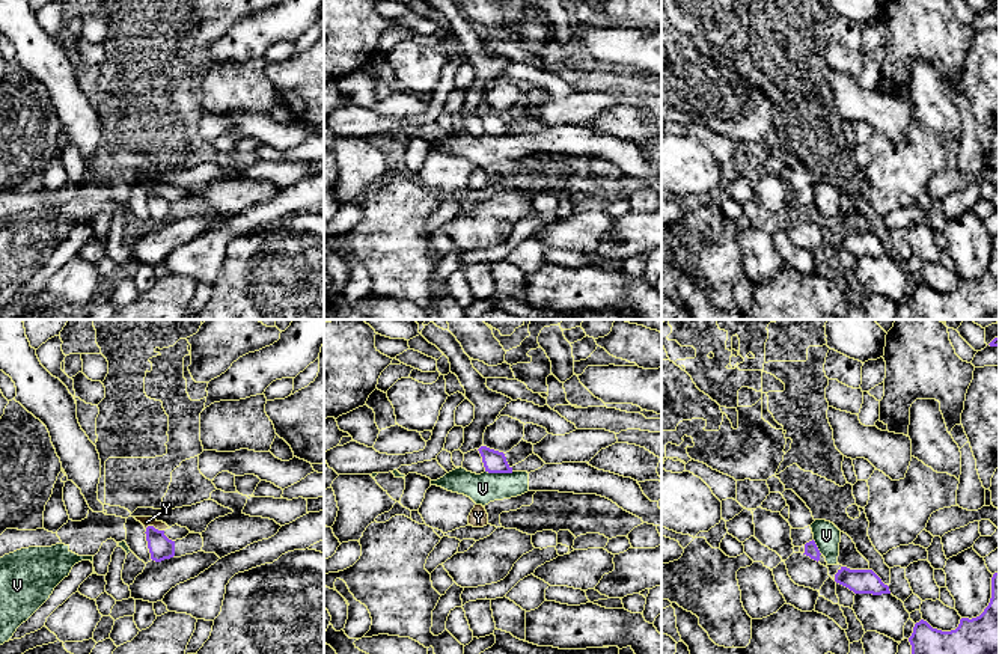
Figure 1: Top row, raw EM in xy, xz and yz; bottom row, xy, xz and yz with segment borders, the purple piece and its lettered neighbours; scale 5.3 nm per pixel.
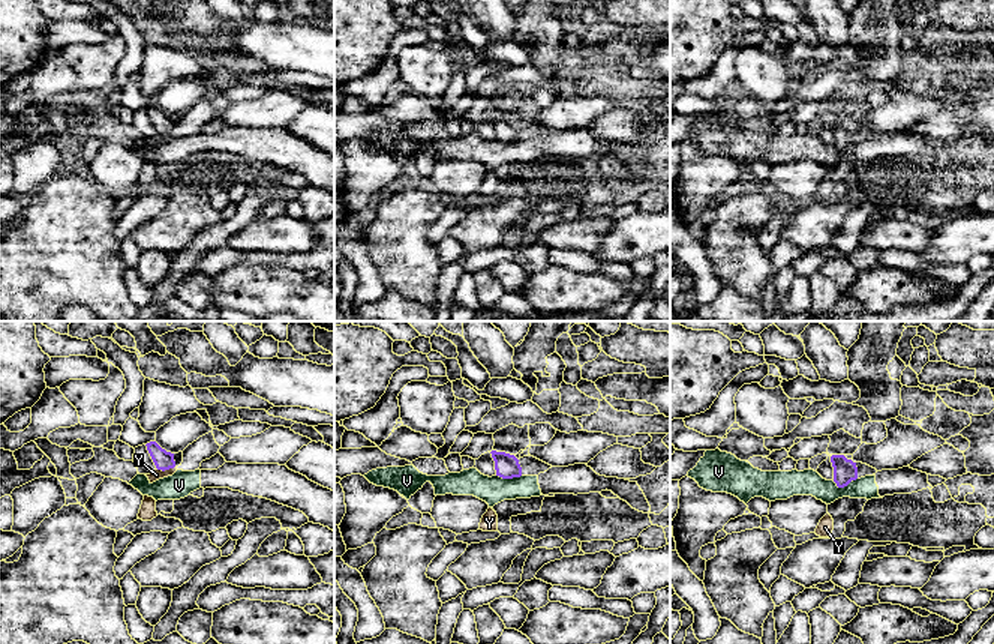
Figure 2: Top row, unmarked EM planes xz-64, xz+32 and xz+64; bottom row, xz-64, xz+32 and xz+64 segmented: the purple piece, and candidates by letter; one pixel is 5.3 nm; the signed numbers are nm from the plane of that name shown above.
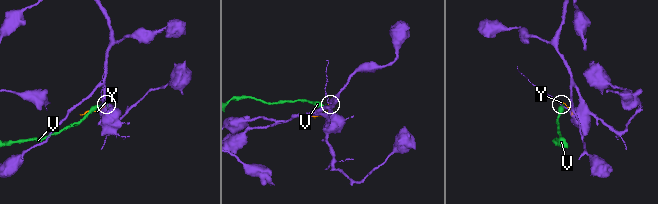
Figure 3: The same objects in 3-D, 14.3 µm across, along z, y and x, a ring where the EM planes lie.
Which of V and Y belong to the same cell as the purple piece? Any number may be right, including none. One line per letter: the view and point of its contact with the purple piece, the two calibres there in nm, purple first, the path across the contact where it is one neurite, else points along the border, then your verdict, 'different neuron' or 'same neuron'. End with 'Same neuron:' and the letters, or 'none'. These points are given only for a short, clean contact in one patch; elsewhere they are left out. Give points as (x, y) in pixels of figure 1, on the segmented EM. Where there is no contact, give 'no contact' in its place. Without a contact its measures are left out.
V: xz (499, 472) | 120/160 nm | along xz (485, 470), (513, 472) | different neuron
Y: xy (152, 526) | 130/50 nm | along xy (145, 528), (154, 526), (163, 531) | different neuron
Same neuron: none

